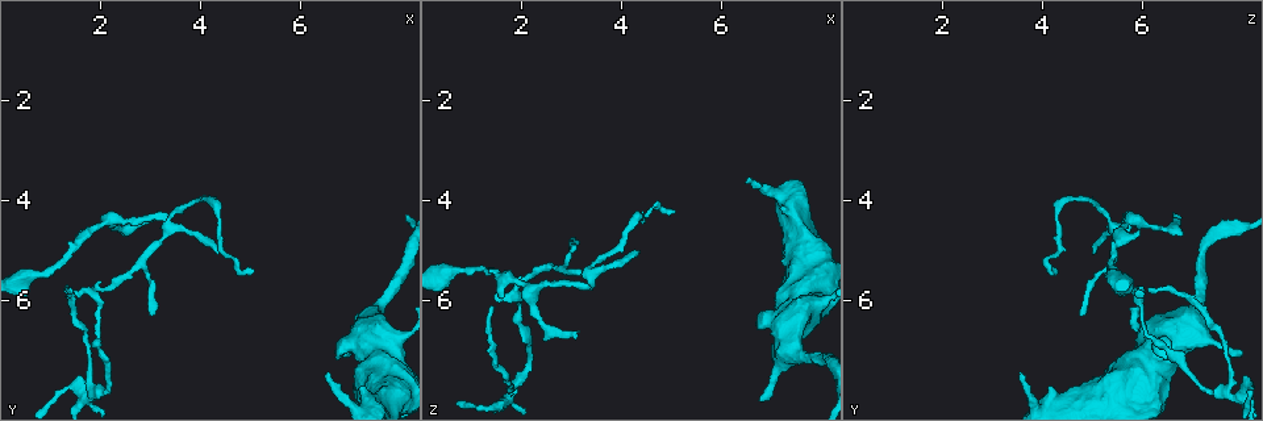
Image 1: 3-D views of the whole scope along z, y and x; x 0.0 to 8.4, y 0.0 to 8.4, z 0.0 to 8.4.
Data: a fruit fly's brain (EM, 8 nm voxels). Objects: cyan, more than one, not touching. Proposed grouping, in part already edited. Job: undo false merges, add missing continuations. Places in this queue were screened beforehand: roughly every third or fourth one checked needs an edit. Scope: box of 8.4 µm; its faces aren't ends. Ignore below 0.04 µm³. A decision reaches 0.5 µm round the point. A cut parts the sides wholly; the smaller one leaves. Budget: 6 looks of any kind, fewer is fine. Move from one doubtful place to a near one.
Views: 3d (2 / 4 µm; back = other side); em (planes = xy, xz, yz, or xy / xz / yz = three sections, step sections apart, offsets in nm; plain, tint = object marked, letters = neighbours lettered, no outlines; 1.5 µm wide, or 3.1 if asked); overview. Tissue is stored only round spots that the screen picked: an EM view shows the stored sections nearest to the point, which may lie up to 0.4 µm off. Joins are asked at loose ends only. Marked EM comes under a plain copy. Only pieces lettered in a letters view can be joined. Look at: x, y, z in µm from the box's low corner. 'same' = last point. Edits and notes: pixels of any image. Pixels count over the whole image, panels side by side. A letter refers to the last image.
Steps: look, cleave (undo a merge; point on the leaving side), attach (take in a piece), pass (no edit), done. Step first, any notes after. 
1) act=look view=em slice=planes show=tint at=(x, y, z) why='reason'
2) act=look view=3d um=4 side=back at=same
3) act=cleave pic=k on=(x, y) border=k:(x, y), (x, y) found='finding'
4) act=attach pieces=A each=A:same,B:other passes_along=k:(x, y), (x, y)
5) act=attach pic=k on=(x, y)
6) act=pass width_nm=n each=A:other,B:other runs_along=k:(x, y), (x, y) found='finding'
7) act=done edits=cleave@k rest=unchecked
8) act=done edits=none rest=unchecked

act=look view=em slice=xz step=4 show=letters at=(6.55, 7.50, 3.60) why='branch stops here'

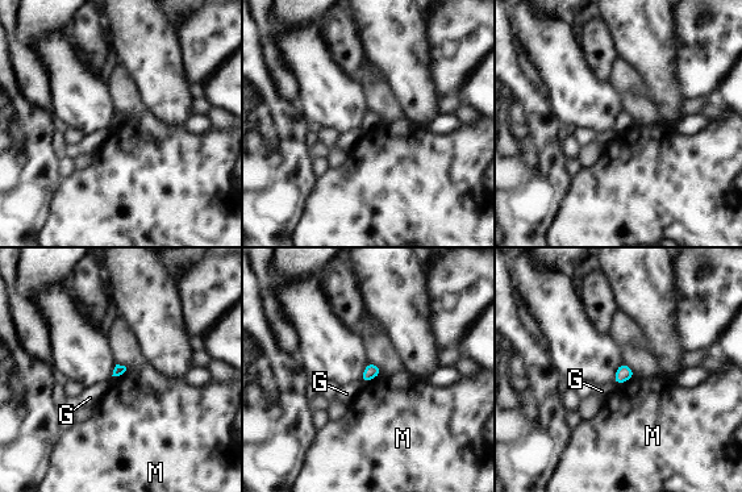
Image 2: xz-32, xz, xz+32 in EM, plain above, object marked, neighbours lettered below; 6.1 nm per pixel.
act=look view=em slice=yz step=8 show=letters at=same

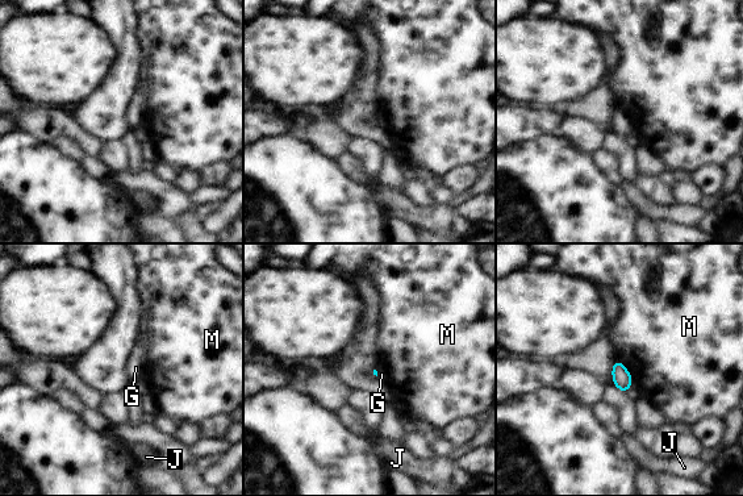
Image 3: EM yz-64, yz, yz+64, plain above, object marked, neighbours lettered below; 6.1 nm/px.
act=pass each=G:other,J:other,M:other border=3:(614, 358), (623, 365), (633, 383) found='none of them fits'

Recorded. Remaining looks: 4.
act=look view=em slice=planes show=letters at=(7.25, 6.80, 7.05) why='calibre changes'

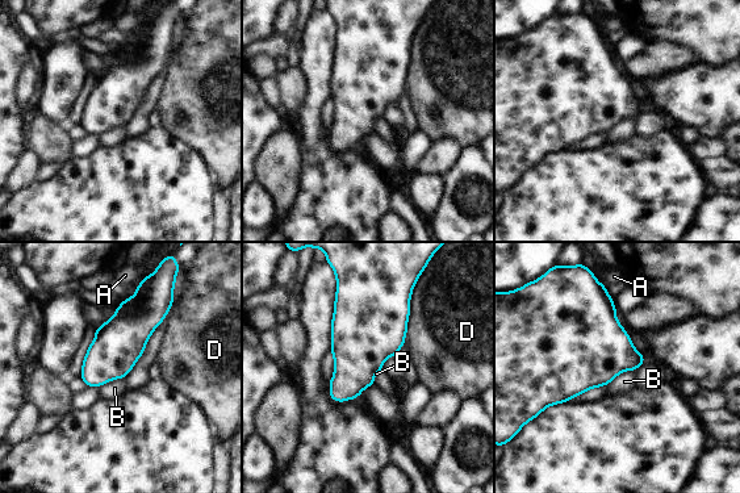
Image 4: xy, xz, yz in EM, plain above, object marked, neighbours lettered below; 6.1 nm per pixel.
act=pass width_nm=460 longest_contact=D:500nm each=A:other,B:other,D:other found='continuous, no second neuron'

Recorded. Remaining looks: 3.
act=look view=em slice=planes show=letters at=(3.20, 4.20, 6.60) why='an open end'

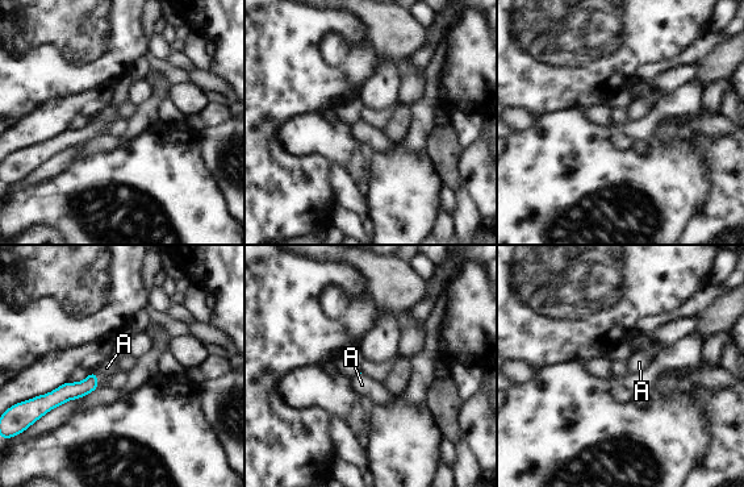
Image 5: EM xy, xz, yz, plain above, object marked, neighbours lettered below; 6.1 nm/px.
act=attach pieces=A each=A:same passes_along=5:(69, 391), (96, 379), (107, 367) found='it goes on there'

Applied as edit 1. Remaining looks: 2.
act=done edits=attach@5 rest=unchecked

